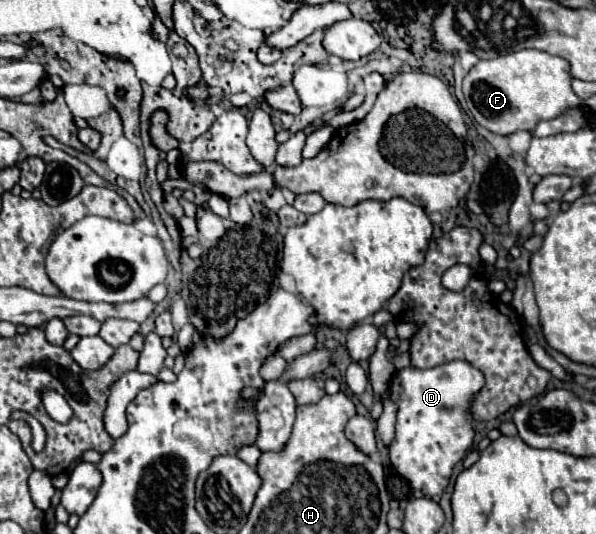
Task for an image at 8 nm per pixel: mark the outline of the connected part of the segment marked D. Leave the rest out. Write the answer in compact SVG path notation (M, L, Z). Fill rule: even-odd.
M446 363L442 367L432 367L432 369L404 367L396 371L390 385L390 397L398 407L396 437L388 449L394 469L406 481L410 481L412 489L420 489L422 493L428 495L444 493L444 489L450 483L454 465L462 461L474 445L474 415L470 415L470 407L482 387L484 387L484 375L470 363Z

